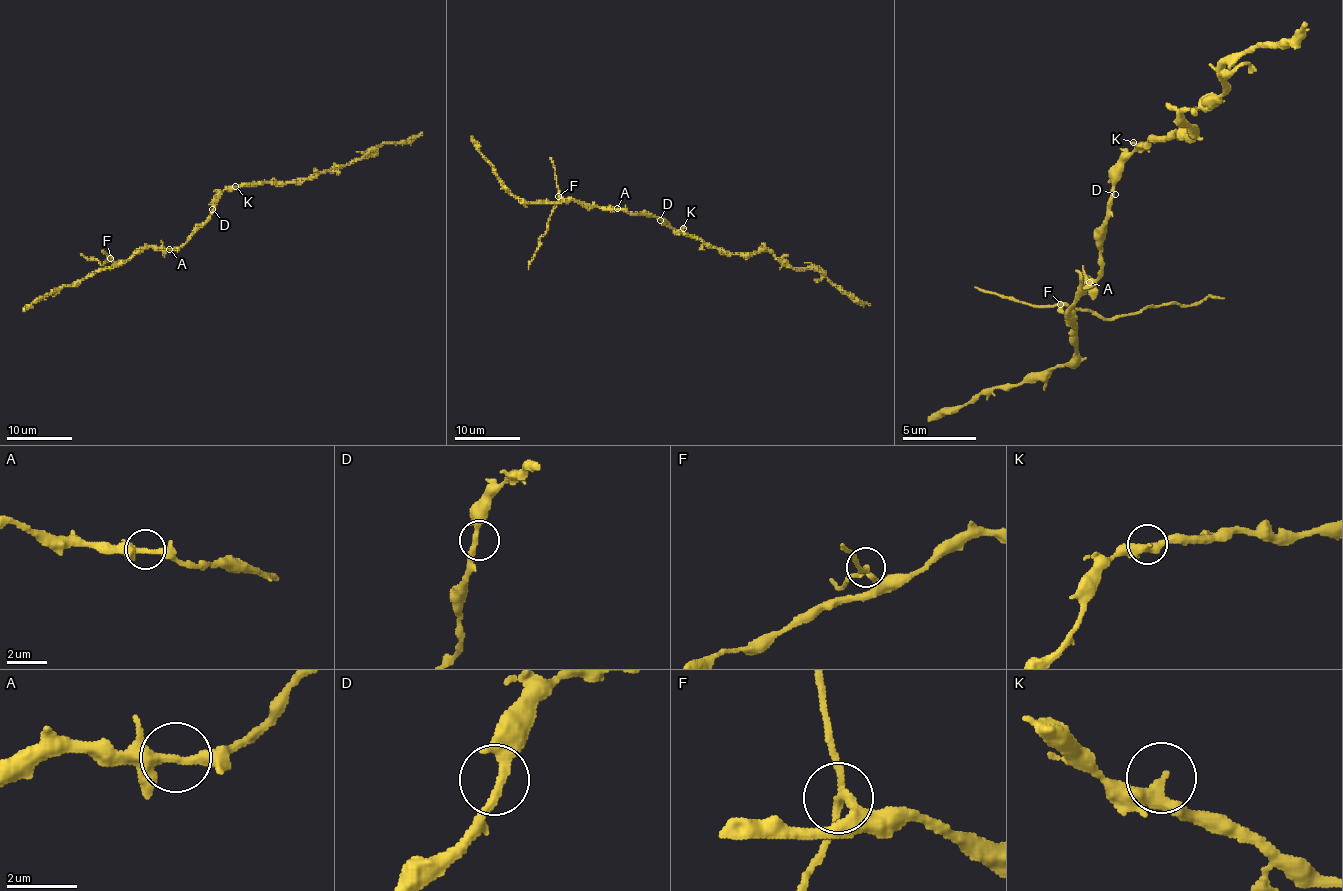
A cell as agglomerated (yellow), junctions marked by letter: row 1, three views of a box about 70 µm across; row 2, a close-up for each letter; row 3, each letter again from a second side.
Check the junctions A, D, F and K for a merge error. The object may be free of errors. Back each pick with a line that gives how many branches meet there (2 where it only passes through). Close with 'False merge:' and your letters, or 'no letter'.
F: branches 3
False merge: F

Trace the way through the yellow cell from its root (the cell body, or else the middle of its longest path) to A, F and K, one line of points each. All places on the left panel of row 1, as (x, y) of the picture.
A: (213, 209), (184, 244), (169, 249)
F: (213, 209), (179, 247), (140, 247), (126, 260), (113, 262), (110, 258)
K: (213, 209), (217, 198), (225, 189), (235, 186)

